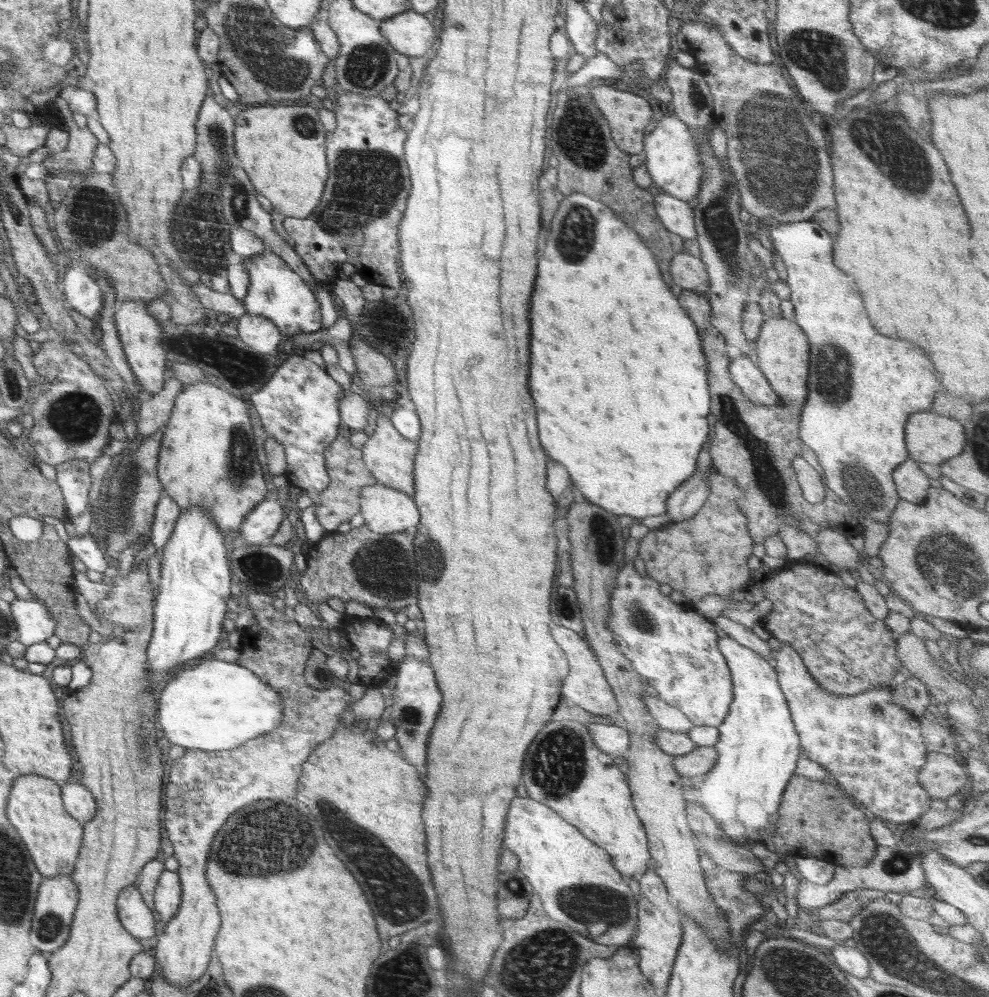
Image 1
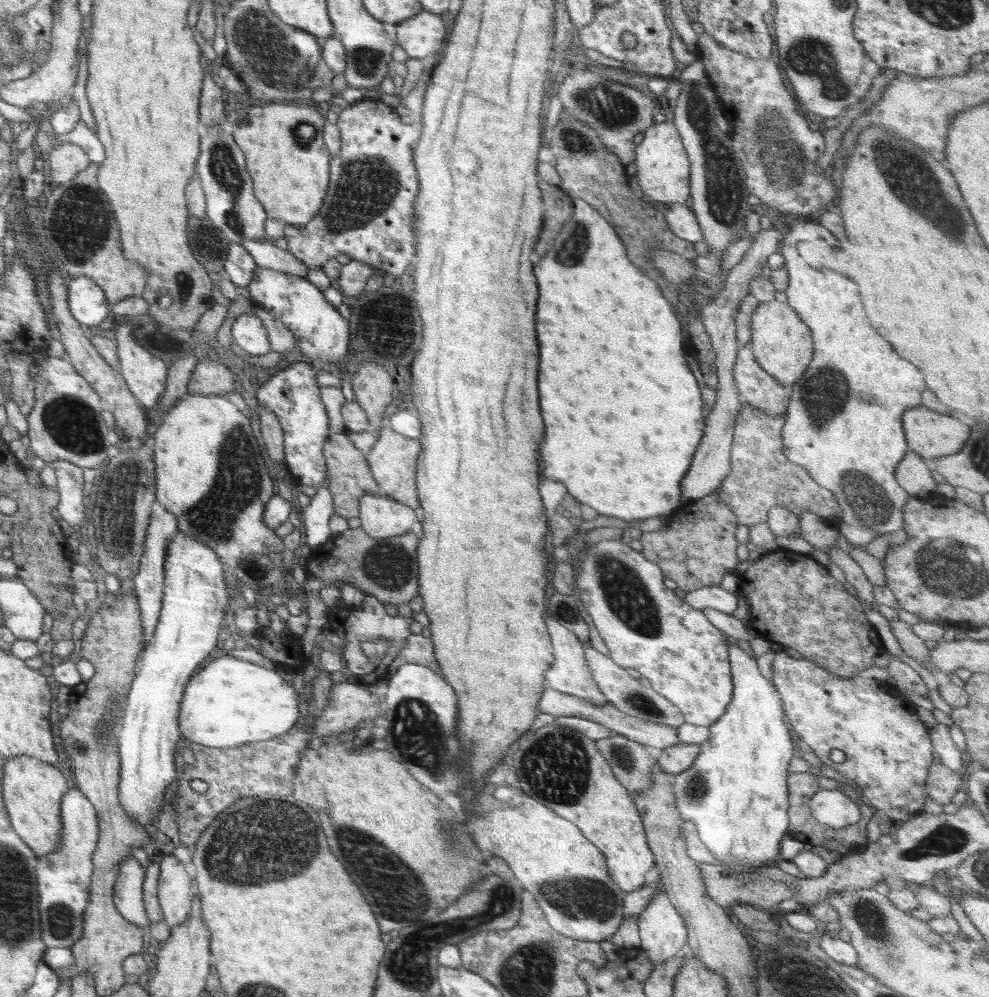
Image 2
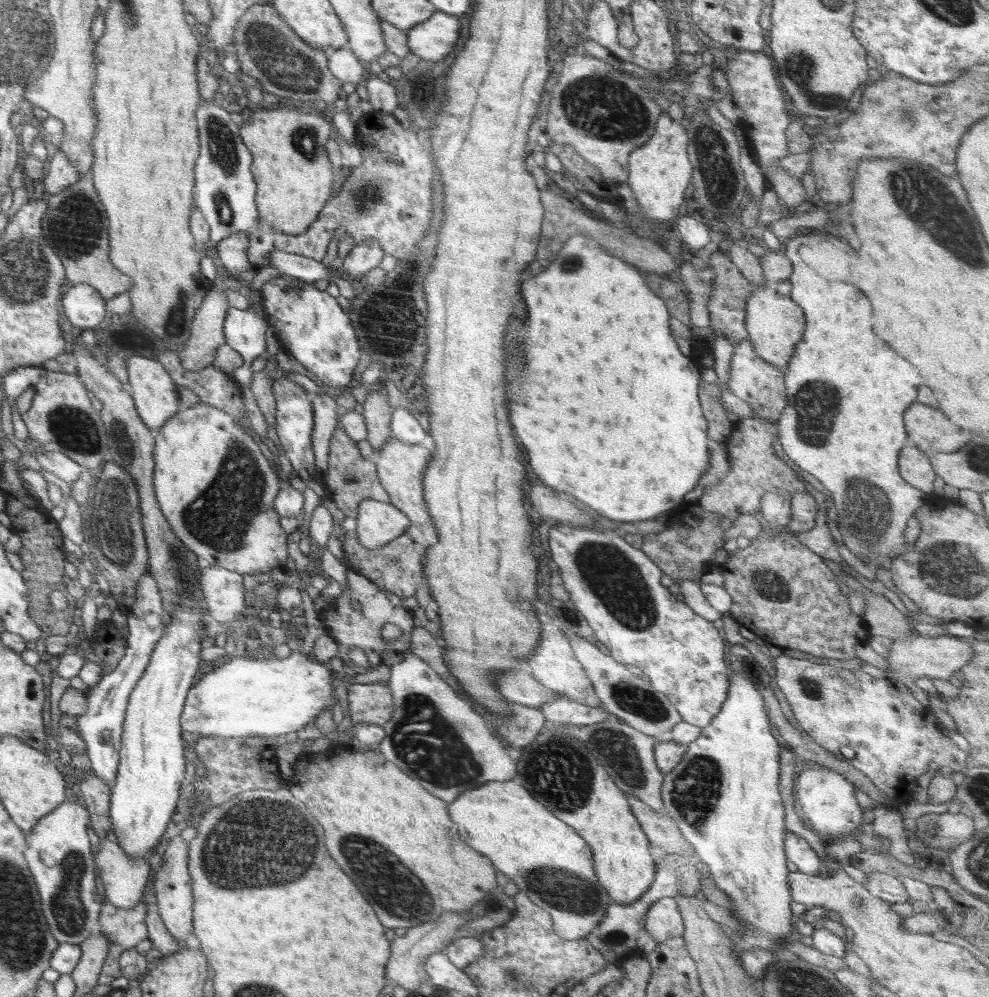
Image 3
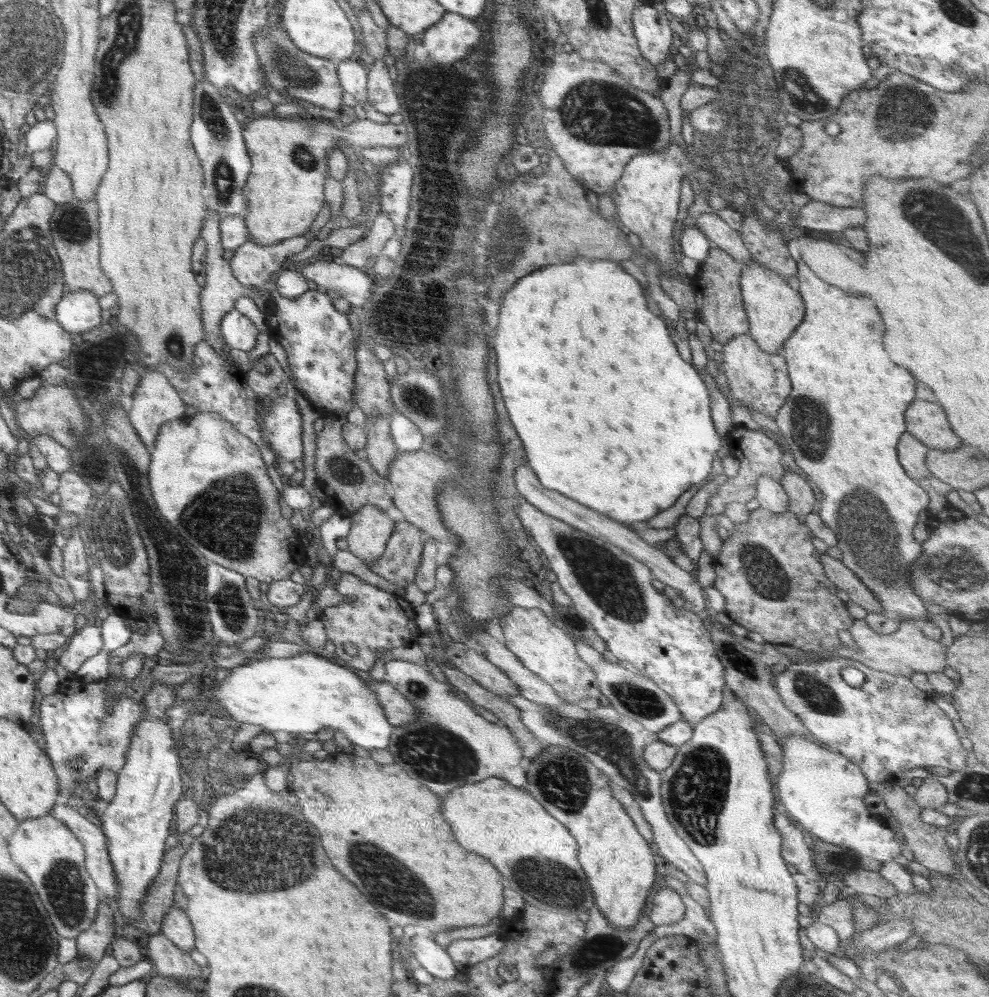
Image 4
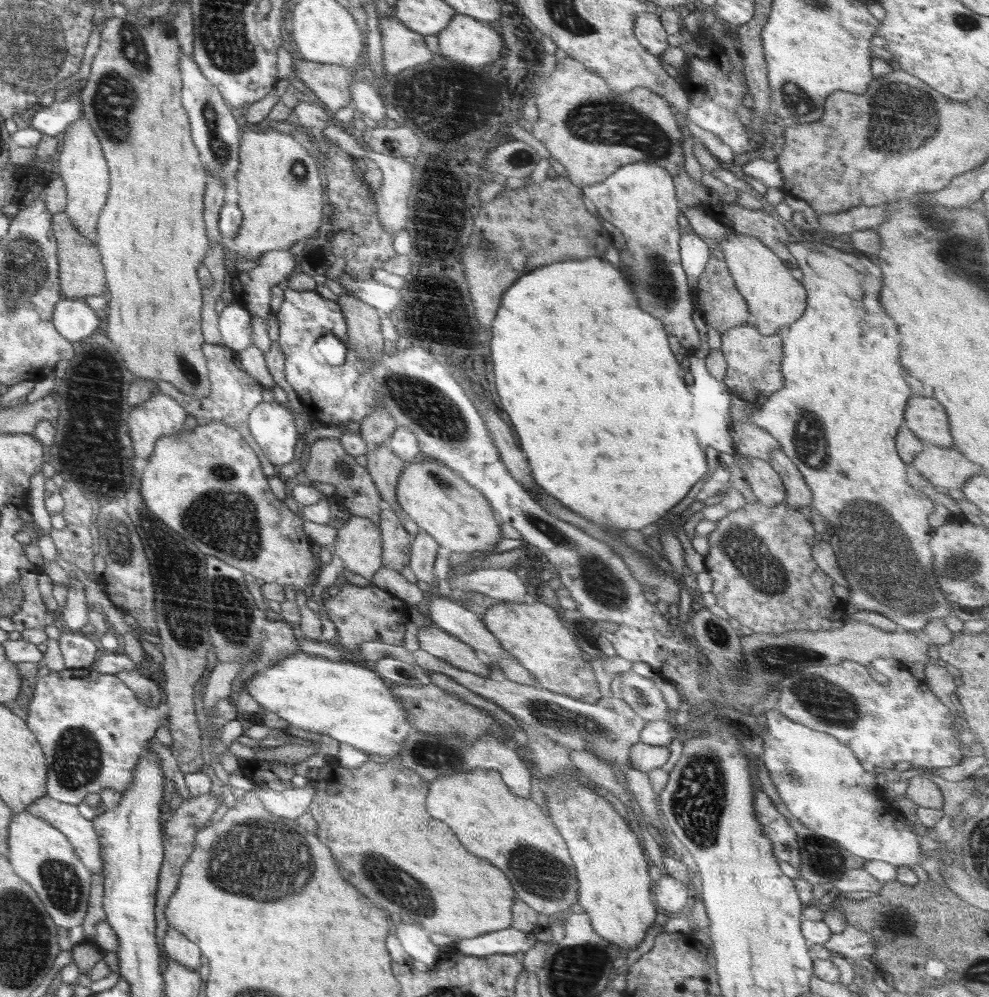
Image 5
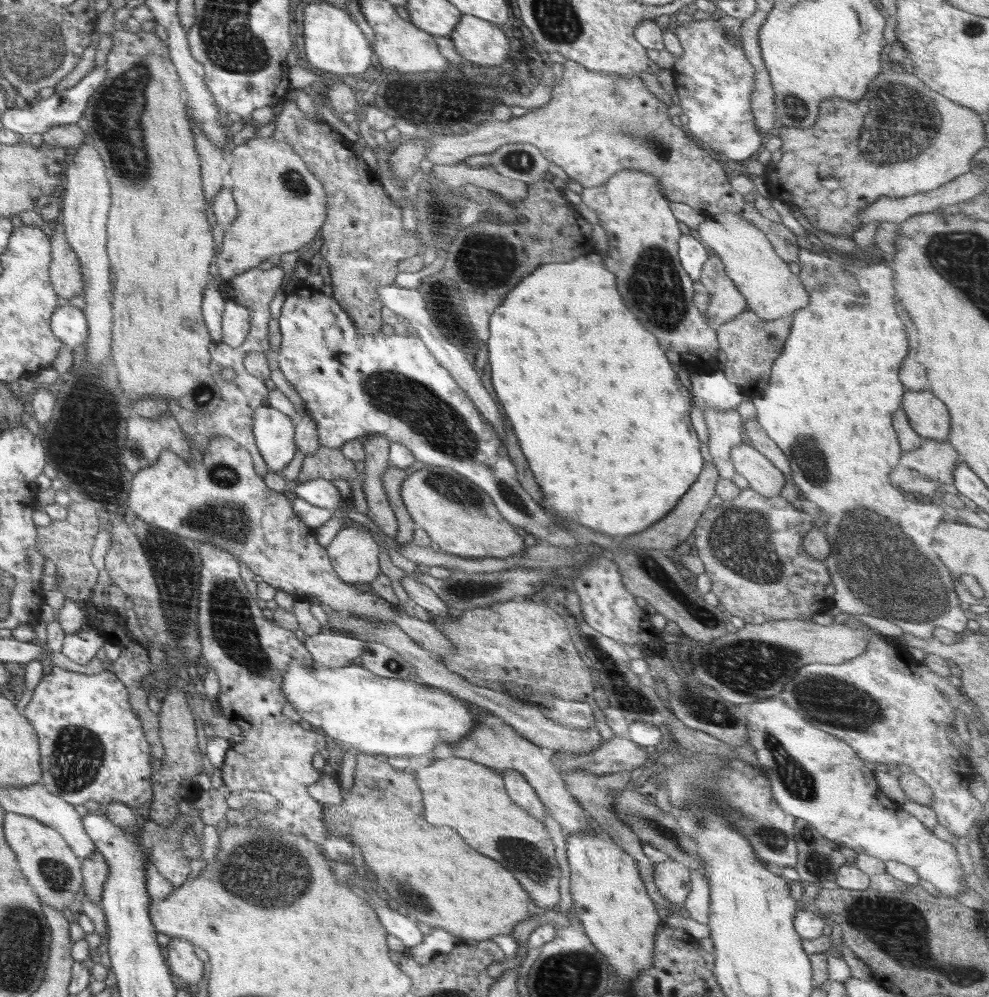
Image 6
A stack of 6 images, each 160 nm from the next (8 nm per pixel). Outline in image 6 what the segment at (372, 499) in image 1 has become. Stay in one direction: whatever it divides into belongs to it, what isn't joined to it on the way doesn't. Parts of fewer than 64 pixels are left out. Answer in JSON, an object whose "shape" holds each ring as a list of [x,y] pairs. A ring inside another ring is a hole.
{"shape":[[[363,527],[340,529],[327,553],[338,578],[344,582],[370,583],[381,573],[378,542]]]}

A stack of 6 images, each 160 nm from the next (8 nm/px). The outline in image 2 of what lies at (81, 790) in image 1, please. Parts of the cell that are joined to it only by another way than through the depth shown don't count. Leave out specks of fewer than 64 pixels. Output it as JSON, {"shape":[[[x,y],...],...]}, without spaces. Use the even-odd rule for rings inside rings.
{"shape":[[[73,789],[65,794],[62,821],[60,846],[54,853],[38,857],[40,926],[47,948],[69,948],[84,934],[84,912],[90,904],[92,852],[99,840],[94,804],[82,791]]]}

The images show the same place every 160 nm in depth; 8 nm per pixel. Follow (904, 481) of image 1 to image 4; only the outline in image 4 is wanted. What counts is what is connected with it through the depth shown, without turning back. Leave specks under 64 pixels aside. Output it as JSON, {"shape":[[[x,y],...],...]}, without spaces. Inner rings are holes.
{"shape":[[[907,431],[900,437],[897,444],[897,455],[900,464],[910,478],[918,481],[933,476],[925,463],[929,449]]]}

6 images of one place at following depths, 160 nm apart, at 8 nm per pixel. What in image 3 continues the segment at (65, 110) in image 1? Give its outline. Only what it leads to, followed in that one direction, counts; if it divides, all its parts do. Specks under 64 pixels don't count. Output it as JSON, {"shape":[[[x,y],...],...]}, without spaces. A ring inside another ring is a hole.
{"shape":[[[63,151],[56,152],[46,165],[47,175],[43,178],[43,182],[47,195],[53,195],[67,189],[80,177],[79,170]]]}

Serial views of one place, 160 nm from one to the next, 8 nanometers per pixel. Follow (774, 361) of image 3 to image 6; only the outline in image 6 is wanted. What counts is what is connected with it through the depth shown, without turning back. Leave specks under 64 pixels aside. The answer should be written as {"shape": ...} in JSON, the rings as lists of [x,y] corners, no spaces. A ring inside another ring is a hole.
{"shape":[[[723,212],[707,217],[709,219],[703,221],[703,224],[699,225],[699,229],[696,229],[696,239],[700,239],[699,242],[707,248],[708,252],[716,254],[720,258],[724,264],[726,275],[730,277],[732,282],[735,282],[736,288],[744,296],[747,309],[754,311],[764,320],[772,321],[782,317],[790,317],[809,304],[809,295],[799,276],[792,274],[788,264],[780,258],[779,254],[776,254],[769,240],[766,239],[766,235],[760,229],[733,212]]]}

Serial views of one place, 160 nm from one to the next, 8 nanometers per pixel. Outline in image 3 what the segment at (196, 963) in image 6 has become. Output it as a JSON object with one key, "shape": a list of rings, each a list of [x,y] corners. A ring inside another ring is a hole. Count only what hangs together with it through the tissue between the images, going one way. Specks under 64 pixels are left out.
{"shape":[[[180,836],[171,838],[170,845],[163,856],[161,864],[156,864],[153,890],[156,895],[158,910],[168,932],[180,940],[186,940],[193,926],[193,904],[191,876],[188,870],[187,846]]]}

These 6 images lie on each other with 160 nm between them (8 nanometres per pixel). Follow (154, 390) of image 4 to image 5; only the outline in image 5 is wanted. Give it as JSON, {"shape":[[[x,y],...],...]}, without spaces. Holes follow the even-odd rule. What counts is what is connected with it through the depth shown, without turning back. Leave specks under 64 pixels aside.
{"shape":[[[158,391],[138,406],[128,409],[128,439],[133,442],[136,457],[147,459],[155,450],[156,442],[160,437],[172,437],[184,430],[183,424],[187,411],[169,394]]]}

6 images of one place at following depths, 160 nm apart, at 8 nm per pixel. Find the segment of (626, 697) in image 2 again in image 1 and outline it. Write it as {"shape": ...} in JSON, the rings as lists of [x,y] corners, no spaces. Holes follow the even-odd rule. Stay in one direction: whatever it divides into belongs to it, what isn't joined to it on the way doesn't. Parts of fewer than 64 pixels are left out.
{"shape":[[[644,691],[643,701],[647,704],[650,718],[658,724],[660,729],[688,733],[692,729],[692,722],[678,708],[664,702],[653,691]]]}

